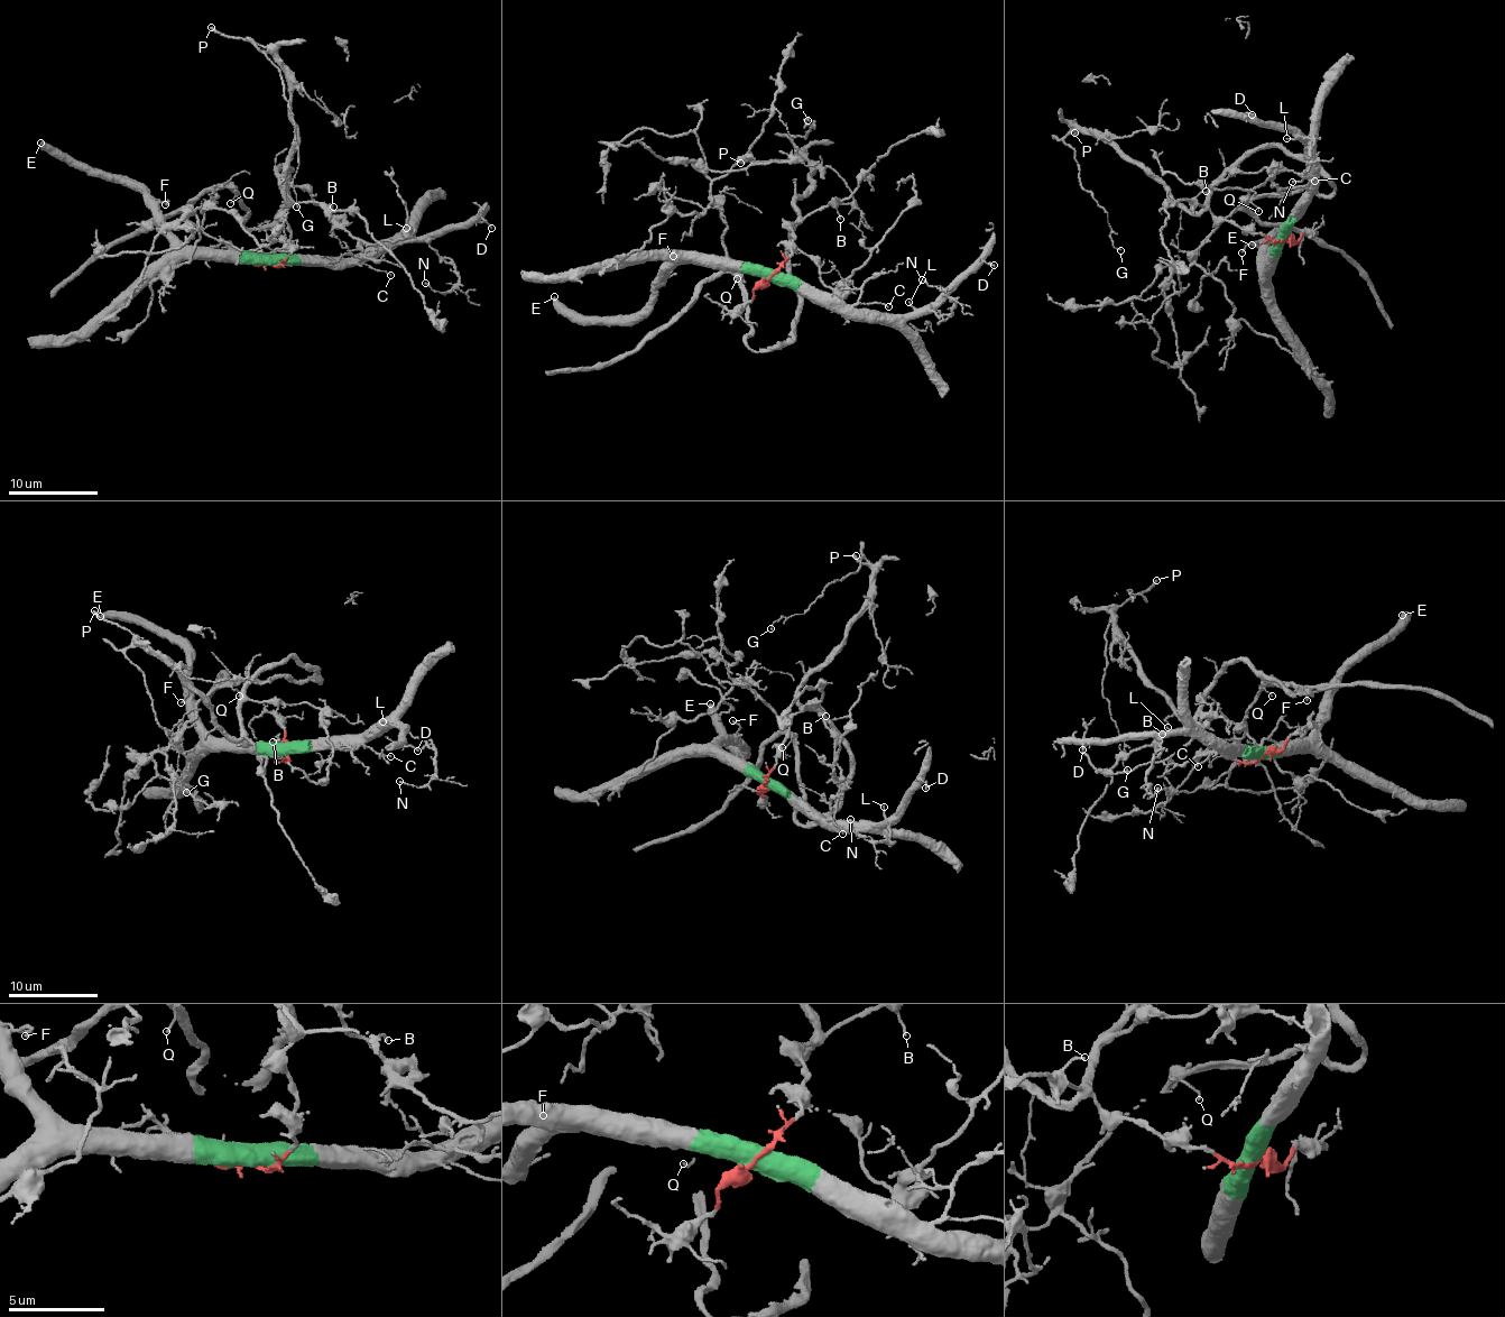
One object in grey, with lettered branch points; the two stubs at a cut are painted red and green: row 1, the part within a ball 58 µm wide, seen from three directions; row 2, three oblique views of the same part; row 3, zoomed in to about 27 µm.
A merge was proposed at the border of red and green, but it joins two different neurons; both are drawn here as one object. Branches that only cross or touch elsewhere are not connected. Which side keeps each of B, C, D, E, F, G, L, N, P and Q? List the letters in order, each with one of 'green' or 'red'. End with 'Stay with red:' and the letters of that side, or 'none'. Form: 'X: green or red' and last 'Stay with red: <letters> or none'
B: red
C: green
D: green
E: green
F: green
G: red
L: green
N: green
P: red
Q: red
Stay with red: B, G, P, Q

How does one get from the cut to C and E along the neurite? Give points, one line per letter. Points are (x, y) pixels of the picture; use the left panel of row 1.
C: (270, 261), (366, 264), (391, 276)
E: (270, 261), (202, 257), (186, 248), (168, 231), (159, 204), (148, 194), (120, 178), (91, 175), (42, 141)

